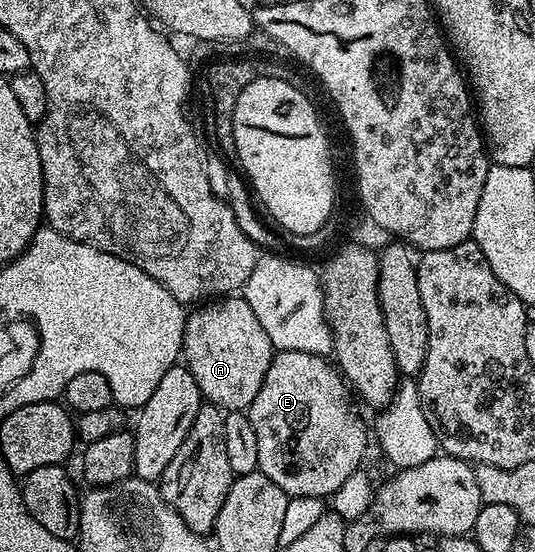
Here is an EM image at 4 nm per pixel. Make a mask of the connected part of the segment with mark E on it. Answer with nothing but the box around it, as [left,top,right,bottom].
[248,351,368,499]

